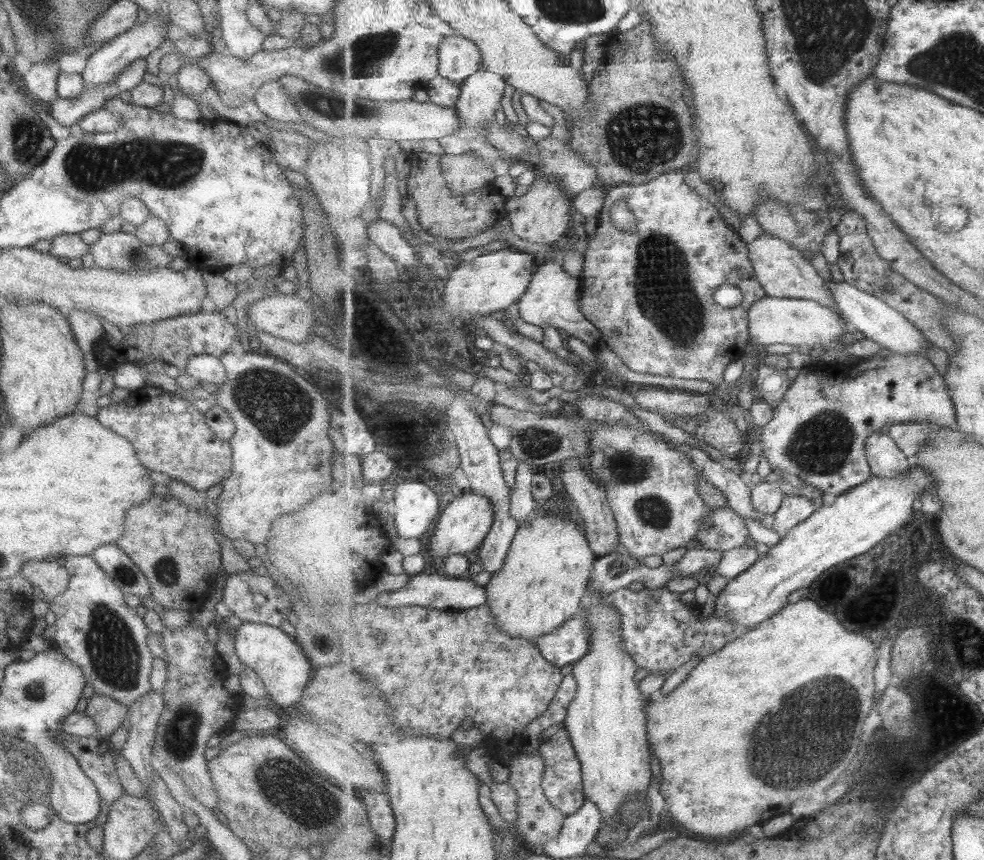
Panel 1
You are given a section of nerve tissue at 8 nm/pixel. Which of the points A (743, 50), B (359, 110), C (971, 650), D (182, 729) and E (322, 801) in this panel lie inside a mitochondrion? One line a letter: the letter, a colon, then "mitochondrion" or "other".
A: other
B: mitochondrion
C: mitochondrion
D: mitochondrion
E: mitochondrion

